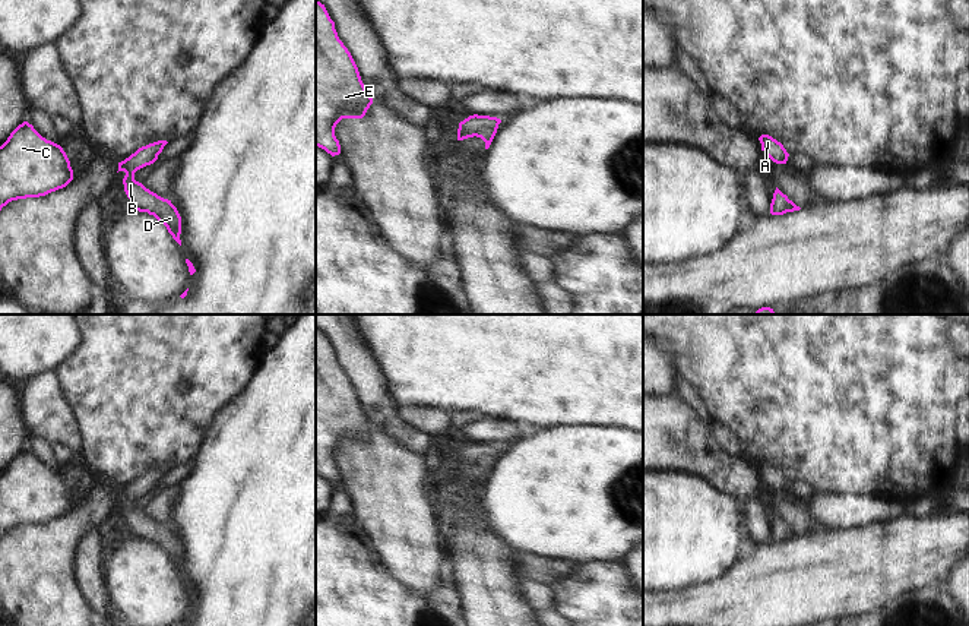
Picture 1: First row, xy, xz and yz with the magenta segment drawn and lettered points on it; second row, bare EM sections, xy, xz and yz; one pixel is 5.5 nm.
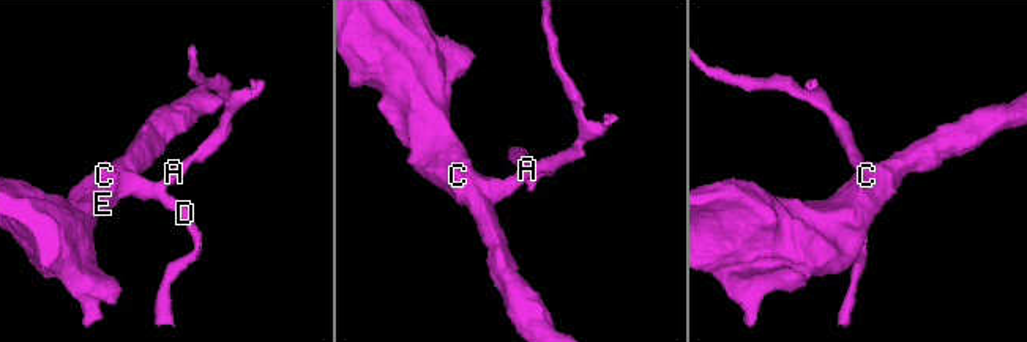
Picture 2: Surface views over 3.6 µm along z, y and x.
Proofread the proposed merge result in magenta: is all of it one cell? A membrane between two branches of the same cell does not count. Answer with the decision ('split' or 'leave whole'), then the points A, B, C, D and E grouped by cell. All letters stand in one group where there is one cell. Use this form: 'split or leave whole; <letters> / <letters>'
leave whole; A B C D E

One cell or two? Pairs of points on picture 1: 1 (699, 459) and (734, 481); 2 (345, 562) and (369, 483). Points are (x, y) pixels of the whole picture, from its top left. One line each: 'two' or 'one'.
1: one
2: two

